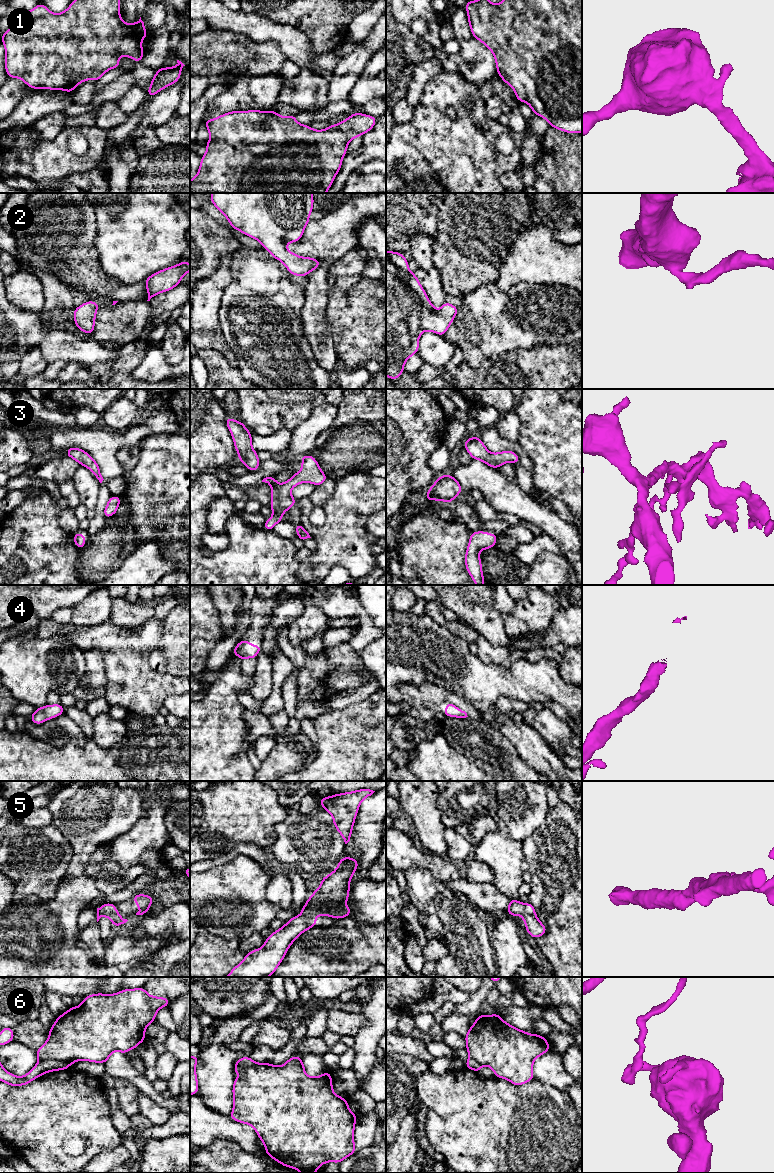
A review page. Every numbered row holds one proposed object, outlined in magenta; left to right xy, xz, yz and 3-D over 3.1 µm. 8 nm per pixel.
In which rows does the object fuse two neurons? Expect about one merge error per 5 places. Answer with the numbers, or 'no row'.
6

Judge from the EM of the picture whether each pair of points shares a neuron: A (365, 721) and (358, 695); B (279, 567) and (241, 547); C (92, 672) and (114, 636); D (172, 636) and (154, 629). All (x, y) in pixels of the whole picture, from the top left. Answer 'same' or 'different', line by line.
A: different
B: same
C: different
D: different

